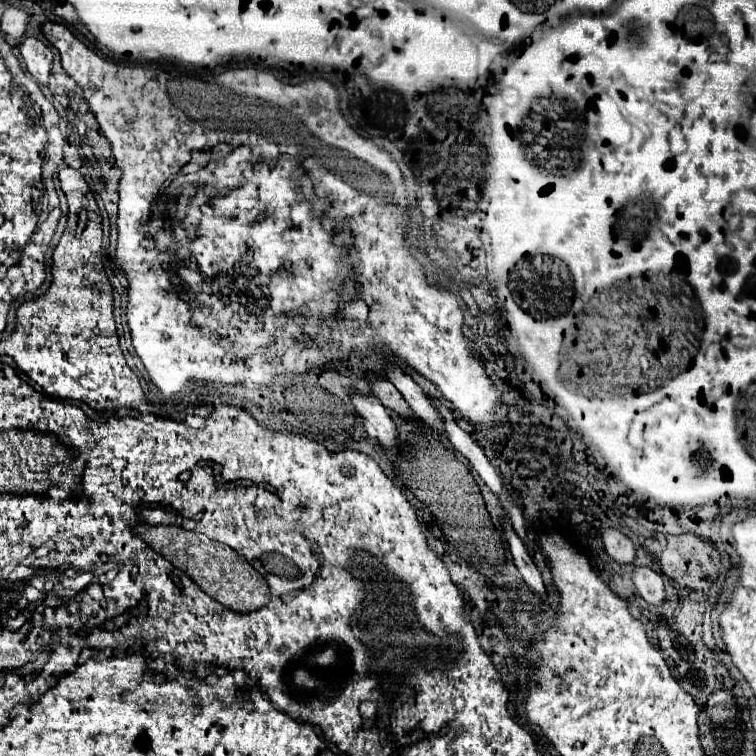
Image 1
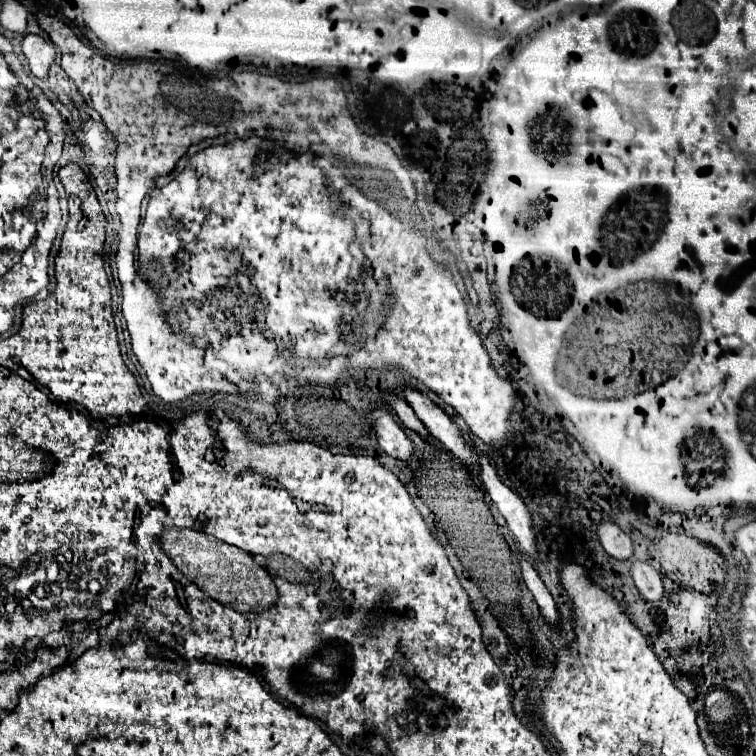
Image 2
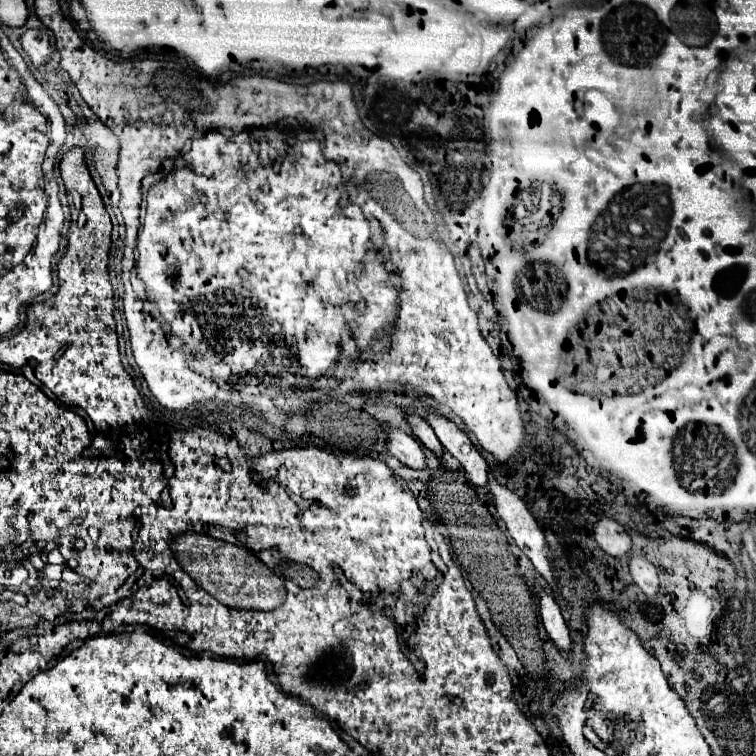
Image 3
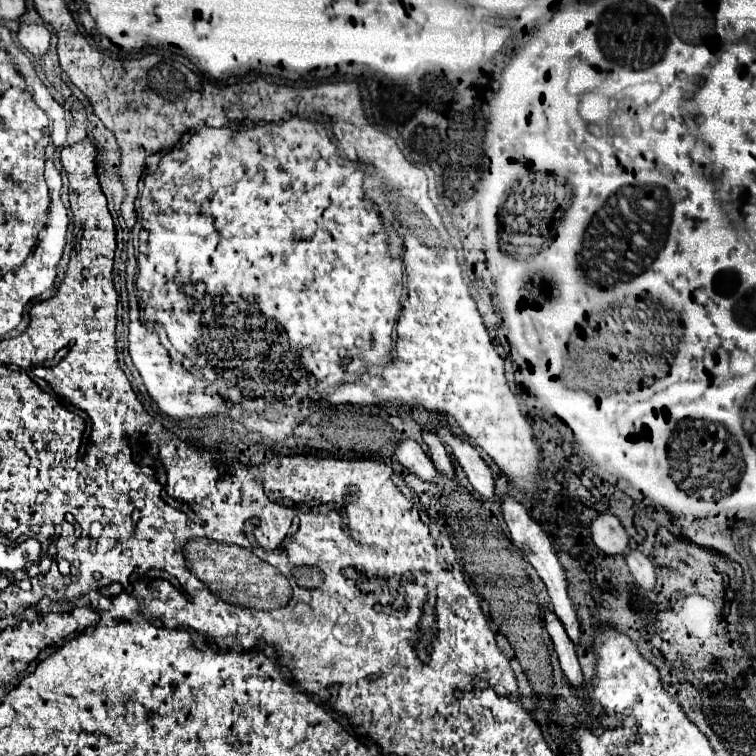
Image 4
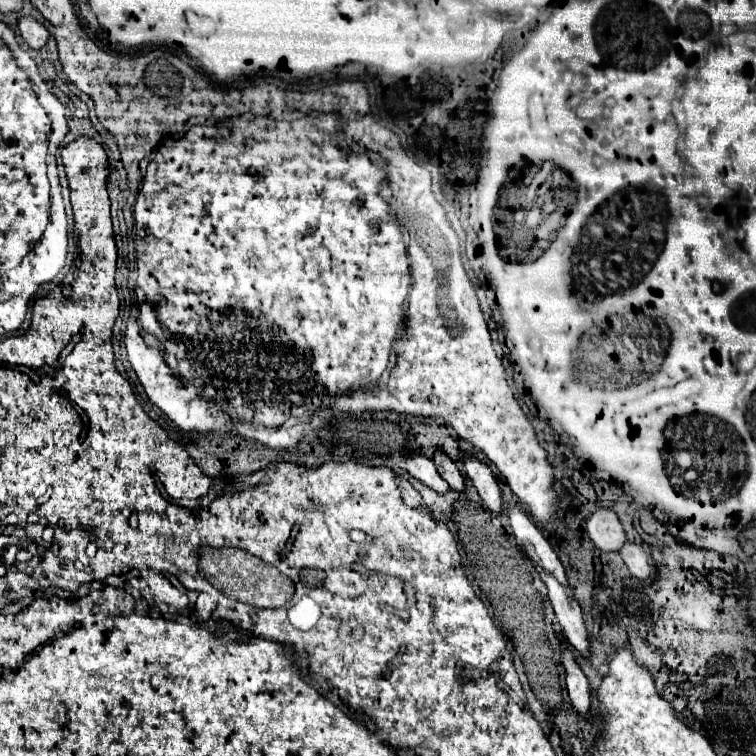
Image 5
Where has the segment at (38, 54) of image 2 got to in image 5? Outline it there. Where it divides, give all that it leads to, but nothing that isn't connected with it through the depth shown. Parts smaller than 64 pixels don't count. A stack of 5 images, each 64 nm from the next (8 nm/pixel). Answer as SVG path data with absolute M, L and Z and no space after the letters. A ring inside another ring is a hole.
M24 16L24 18L18 20L18 30L20 30L24 42L30 48L42 48L46 44L48 36L50 36L42 22L38 22L36 18L28 18L28 16Z

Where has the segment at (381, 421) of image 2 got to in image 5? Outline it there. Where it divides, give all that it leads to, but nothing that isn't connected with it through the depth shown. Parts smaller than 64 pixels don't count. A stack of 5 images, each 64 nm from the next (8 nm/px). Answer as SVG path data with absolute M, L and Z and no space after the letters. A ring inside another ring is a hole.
M412 454L412 456L408 458L408 472L410 472L416 480L420 480L422 484L426 484L426 486L430 486L432 490L436 490L438 494L446 494L446 492L450 490L448 482L438 474L434 462L428 460L428 458L422 456L422 454Z

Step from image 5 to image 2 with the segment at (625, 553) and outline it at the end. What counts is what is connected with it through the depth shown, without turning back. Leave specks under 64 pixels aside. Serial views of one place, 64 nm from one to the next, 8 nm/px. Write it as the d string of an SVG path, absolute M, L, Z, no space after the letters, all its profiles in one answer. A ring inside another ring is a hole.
M636 560L632 564L632 580L636 584L636 588L640 590L640 594L646 600L660 600L662 598L662 580L660 580L660 572L650 564L650 562L642 562Z

